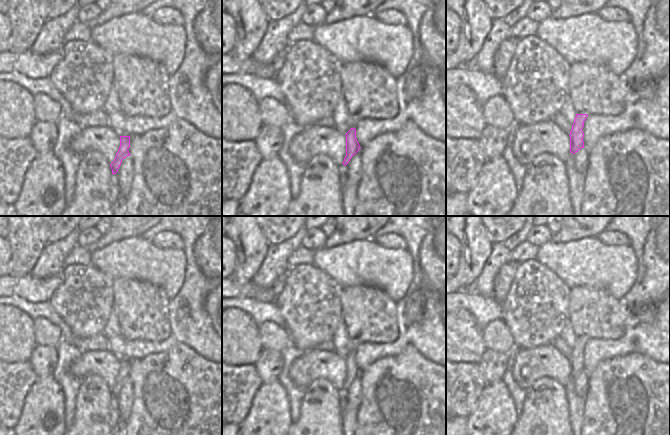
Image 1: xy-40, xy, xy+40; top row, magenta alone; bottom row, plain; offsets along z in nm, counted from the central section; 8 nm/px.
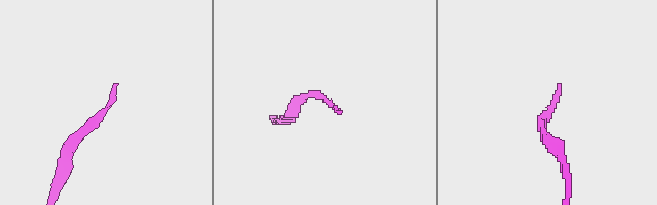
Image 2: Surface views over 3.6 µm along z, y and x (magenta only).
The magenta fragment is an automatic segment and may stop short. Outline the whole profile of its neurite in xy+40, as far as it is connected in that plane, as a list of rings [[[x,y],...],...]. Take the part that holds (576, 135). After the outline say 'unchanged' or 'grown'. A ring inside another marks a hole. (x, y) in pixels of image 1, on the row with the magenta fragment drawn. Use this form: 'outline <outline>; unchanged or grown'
outline [[[570,64],[568,98],[576,113],[569,135],[570,152],[573,154],[584,148],[582,129],[588,116],[617,116],[624,111],[620,79],[601,64]]]; grown

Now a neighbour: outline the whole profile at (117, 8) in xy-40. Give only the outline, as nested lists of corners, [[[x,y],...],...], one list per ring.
[[[110,0],[110,5],[102,11],[97,18],[87,22],[86,25],[89,28],[93,28],[125,14],[142,12],[155,1],[156,0]]]

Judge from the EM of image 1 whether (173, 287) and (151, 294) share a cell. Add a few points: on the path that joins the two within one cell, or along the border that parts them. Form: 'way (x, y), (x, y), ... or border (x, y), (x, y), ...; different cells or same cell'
border (141, 281), (147, 281), (158, 286), (169, 300); different cells

